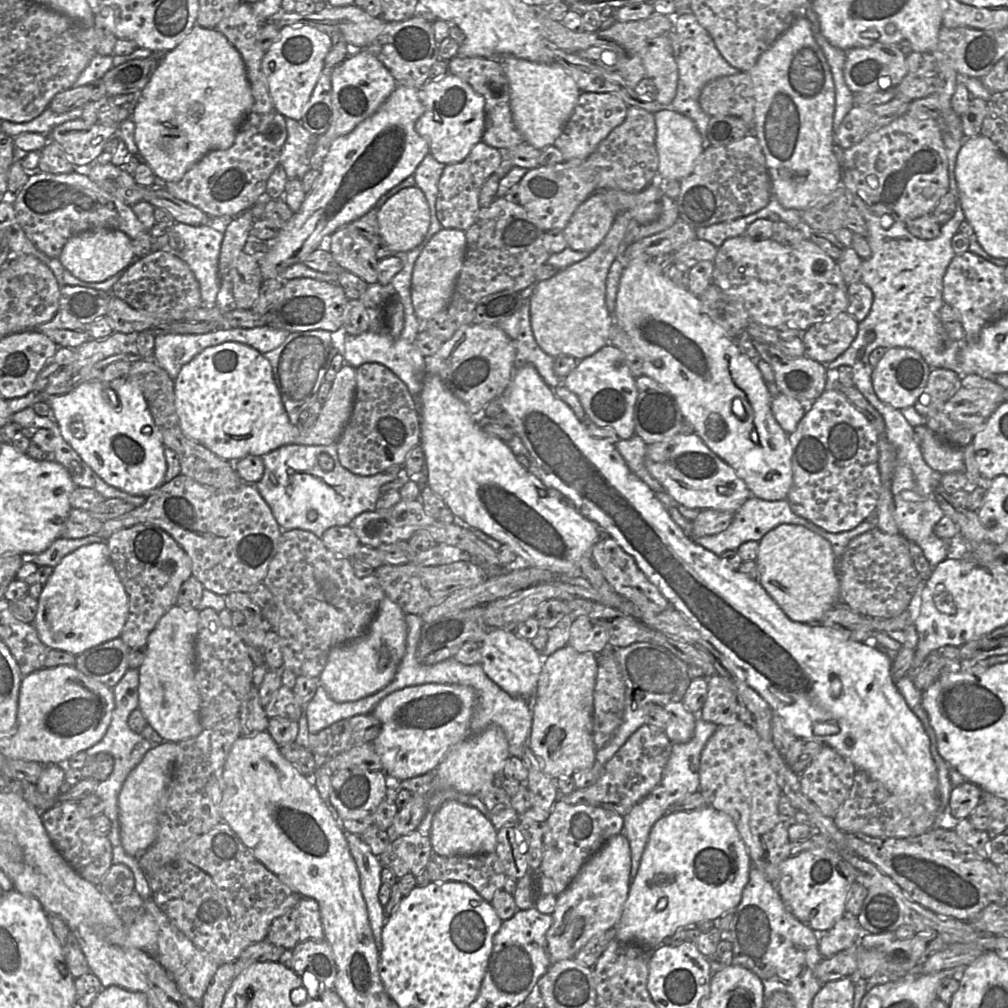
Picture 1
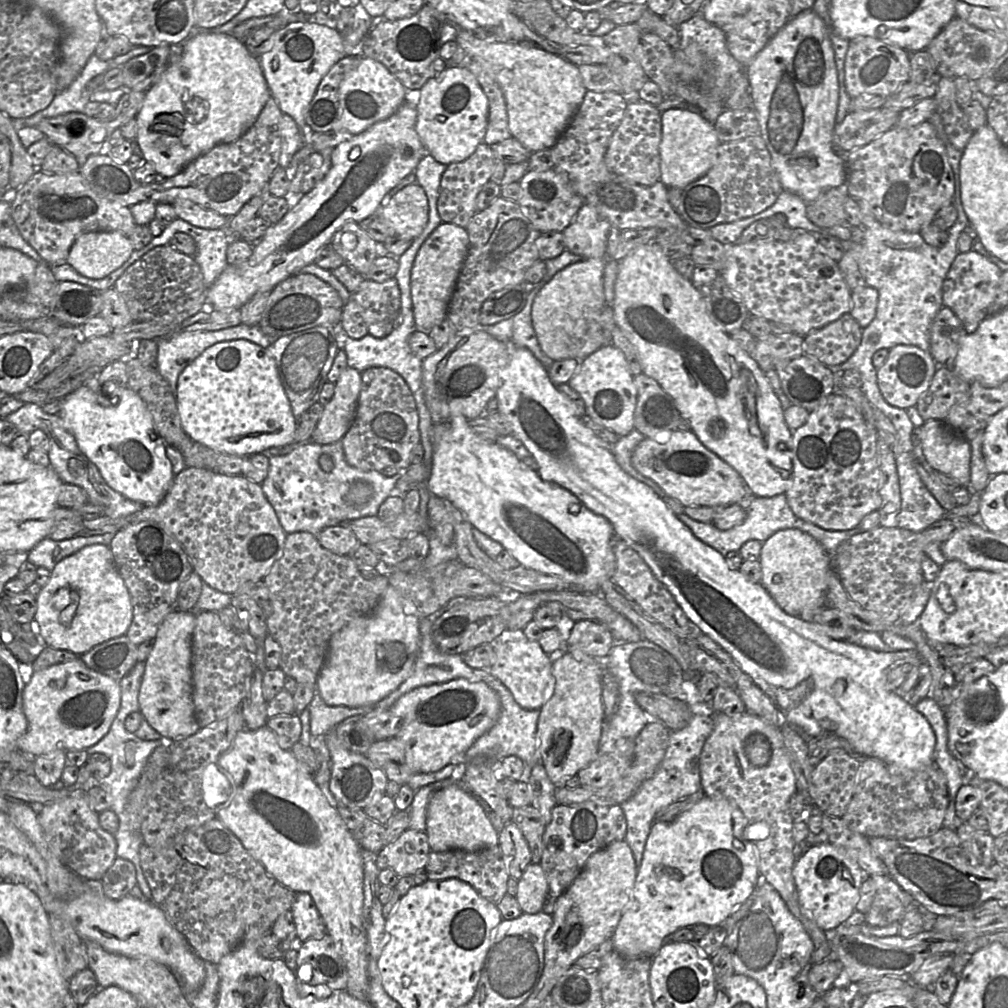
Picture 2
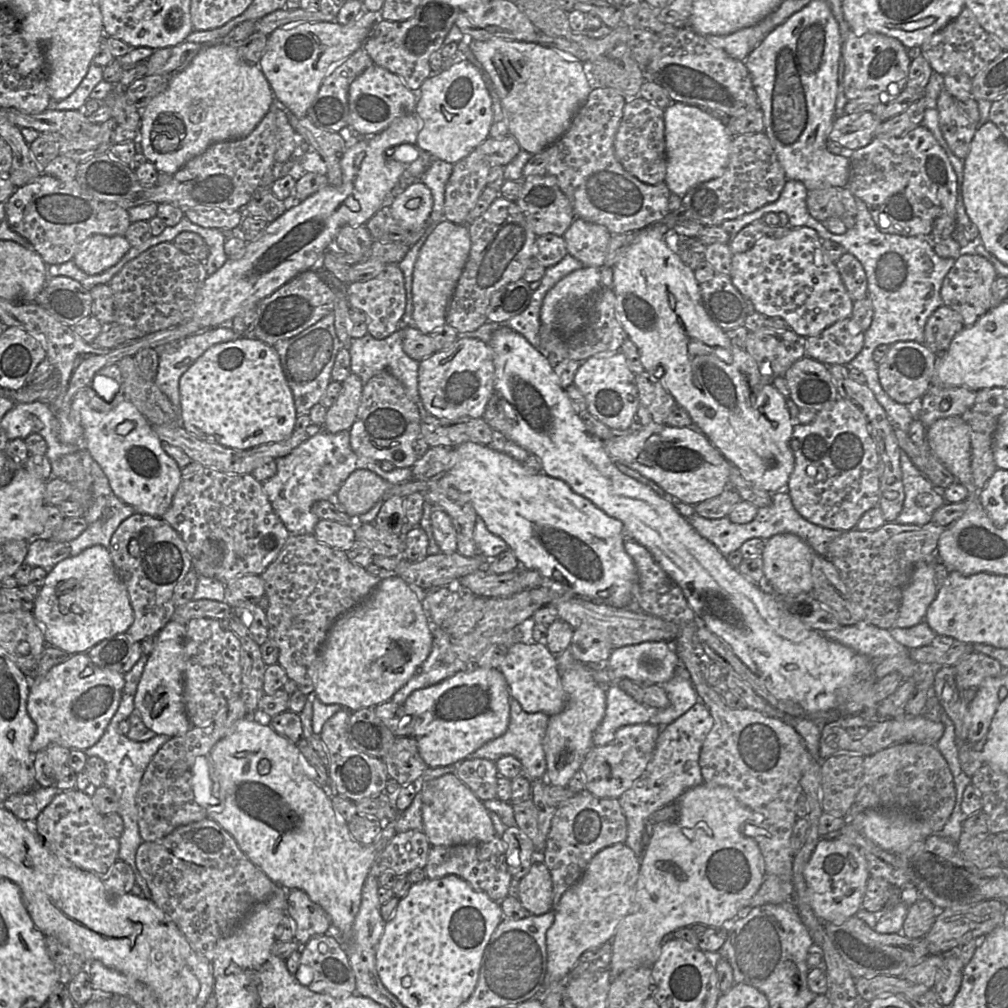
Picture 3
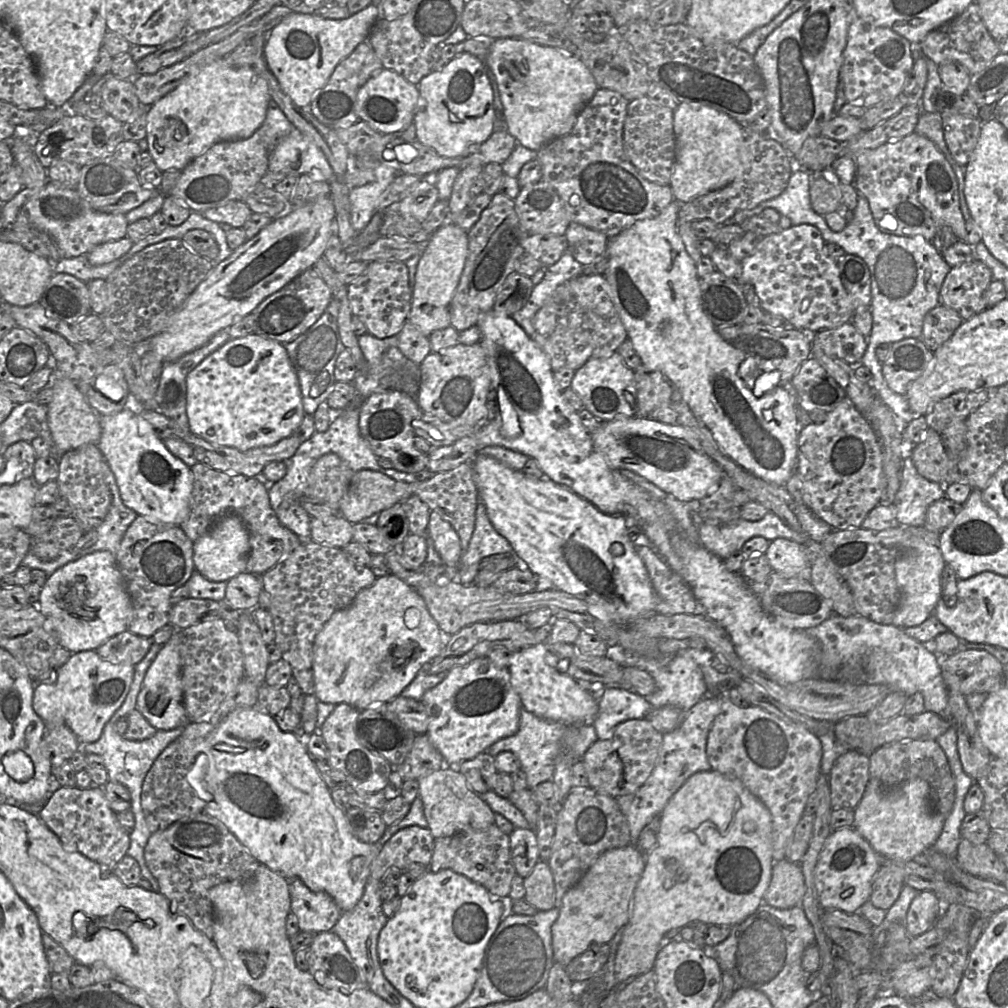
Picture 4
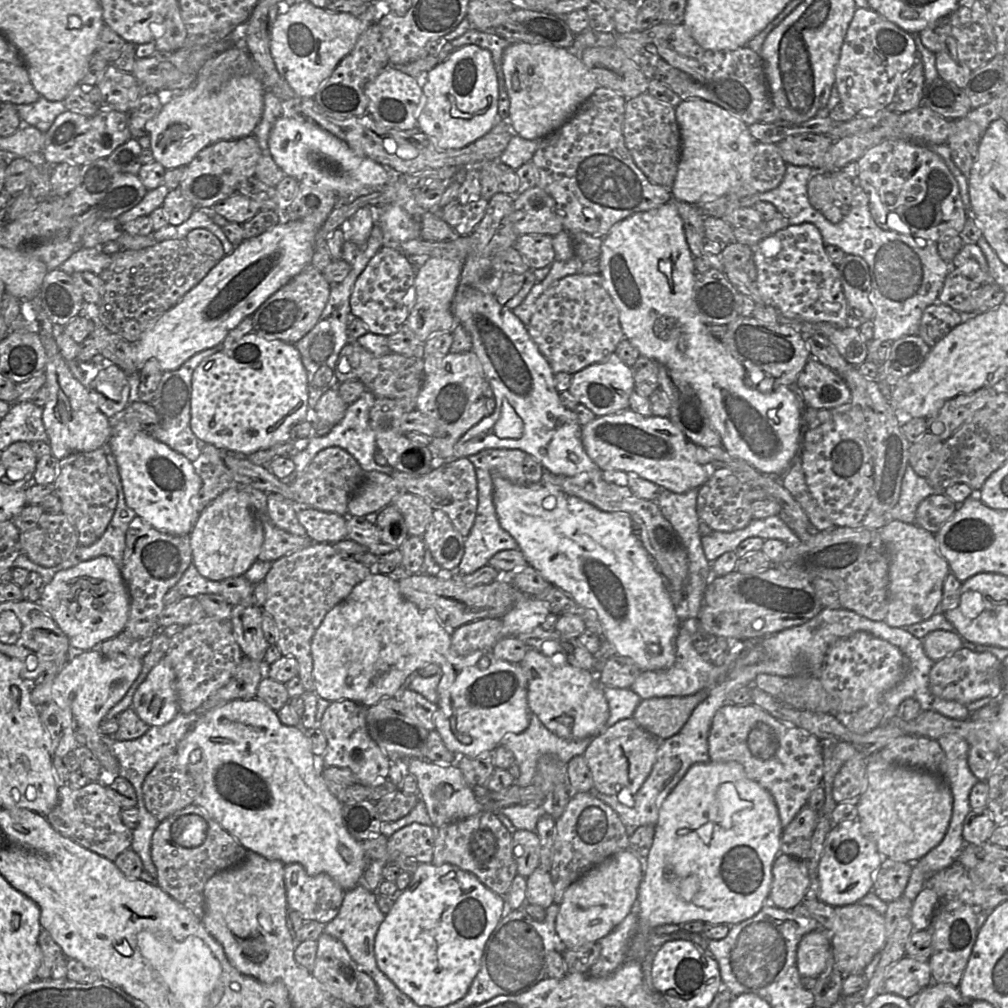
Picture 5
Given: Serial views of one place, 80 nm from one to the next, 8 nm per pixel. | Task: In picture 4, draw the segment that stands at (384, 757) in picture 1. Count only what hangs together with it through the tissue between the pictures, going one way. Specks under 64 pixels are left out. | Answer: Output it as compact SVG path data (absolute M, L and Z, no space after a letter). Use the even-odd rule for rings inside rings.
M486 657L451 669L442 682L424 693L421 702L428 715L426 734L448 766L457 766L462 761L473 759L498 740L513 736L519 729L522 705L511 684L509 670L495 666Z

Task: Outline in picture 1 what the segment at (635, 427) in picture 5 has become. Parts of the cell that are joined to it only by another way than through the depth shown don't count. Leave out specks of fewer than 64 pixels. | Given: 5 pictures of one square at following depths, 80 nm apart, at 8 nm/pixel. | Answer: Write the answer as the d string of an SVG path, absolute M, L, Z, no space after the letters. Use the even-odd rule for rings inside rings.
M676 434L662 442L647 445L645 466L680 505L691 509L714 509L736 513L751 497L746 483L735 470L716 455L696 434Z

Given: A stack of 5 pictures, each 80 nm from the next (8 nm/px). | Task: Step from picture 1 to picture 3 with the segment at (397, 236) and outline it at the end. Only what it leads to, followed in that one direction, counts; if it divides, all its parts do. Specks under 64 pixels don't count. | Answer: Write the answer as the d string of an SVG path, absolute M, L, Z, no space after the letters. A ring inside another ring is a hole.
M421 181L408 186L390 206L392 216L405 230L412 232L426 226L433 208L430 189Z

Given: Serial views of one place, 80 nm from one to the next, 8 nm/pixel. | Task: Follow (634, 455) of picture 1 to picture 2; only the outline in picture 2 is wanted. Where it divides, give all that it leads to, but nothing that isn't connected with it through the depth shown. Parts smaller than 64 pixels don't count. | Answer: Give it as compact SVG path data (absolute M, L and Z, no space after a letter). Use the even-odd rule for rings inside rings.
M633 429L628 435L620 436L612 445L615 459L619 466L630 476L636 480L646 484L661 498L667 496L663 489L653 480L639 473L631 463L632 453L635 447L645 437L636 429Z

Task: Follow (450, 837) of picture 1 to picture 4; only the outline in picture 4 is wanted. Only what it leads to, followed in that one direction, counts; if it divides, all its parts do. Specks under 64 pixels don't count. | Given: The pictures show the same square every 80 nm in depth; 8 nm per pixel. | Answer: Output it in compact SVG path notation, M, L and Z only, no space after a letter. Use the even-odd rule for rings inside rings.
M456 766L439 769L417 781L428 829L434 838L449 837L463 831L483 830L495 824L494 812L472 791Z

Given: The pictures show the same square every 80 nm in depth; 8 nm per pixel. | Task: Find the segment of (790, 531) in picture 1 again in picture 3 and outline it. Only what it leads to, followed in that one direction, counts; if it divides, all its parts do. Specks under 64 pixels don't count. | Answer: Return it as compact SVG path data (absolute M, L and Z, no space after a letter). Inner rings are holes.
M783 533L772 536L765 541L761 555L763 560L764 580L777 594L812 593L812 562L815 551L801 538L794 534Z

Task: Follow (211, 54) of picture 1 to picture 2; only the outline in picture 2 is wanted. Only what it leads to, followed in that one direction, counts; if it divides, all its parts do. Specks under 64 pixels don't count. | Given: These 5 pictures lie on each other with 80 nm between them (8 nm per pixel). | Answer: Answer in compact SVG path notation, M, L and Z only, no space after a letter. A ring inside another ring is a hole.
M199 33L184 41L180 58L176 62L170 63L160 74L158 80L146 91L141 110L136 115L136 142L143 152L144 159L154 166L158 174L166 178L173 177L180 173L190 162L208 152L214 146L239 139L255 123L270 97L271 93L263 75L259 58L251 55L242 41L236 39L231 33Z

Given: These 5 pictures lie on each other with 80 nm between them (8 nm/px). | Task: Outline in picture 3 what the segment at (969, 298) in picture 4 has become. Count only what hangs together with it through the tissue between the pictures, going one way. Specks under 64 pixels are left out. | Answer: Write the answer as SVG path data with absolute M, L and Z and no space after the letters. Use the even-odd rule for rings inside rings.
M971 253L961 254L943 280L940 290L943 305L959 313L965 327L974 325L980 317L1000 304L992 295L992 285L997 277L994 266L986 258Z

